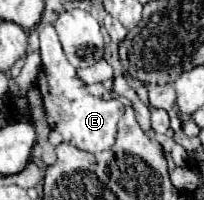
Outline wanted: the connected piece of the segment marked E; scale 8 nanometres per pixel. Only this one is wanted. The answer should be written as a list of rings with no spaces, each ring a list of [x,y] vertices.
[[[46,25],[40,31],[40,53],[42,53],[42,69],[36,79],[36,87],[44,101],[44,111],[50,129],[62,135],[64,143],[70,143],[82,151],[98,153],[110,149],[116,139],[116,123],[124,113],[124,105],[120,99],[104,101],[100,97],[92,97],[86,91],[86,83],[76,75],[76,67],[72,67],[60,47],[54,25]]]

